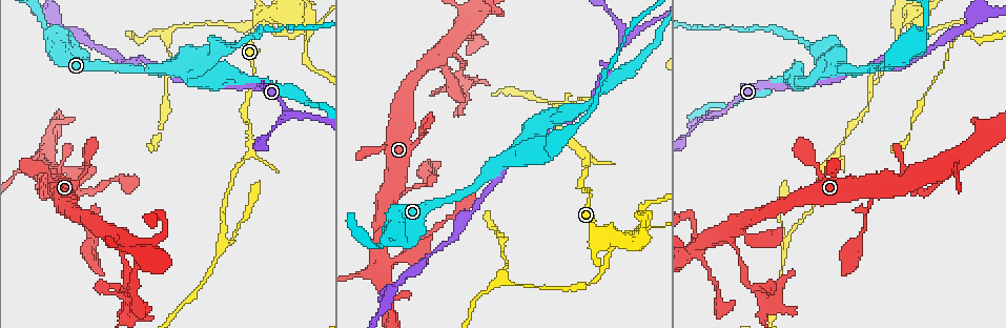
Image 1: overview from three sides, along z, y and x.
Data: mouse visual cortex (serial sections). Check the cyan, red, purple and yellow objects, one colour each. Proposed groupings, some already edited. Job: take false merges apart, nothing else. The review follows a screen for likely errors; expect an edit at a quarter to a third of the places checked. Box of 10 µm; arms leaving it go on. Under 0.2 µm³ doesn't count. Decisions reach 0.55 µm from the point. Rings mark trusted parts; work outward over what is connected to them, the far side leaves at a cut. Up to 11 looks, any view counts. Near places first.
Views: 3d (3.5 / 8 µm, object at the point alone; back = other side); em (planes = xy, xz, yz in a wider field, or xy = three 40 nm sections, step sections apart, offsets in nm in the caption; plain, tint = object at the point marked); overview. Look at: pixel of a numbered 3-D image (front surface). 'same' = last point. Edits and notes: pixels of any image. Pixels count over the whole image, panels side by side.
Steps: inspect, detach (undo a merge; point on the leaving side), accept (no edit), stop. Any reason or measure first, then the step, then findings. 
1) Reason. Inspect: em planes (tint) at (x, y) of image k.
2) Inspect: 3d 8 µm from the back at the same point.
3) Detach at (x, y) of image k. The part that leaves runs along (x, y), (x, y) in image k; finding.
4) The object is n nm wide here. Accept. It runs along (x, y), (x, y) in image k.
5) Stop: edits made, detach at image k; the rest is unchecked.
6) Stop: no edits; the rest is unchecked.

Abrupt turn. Inspect: 3d 3.5 µm at (921, 14) of image 1.

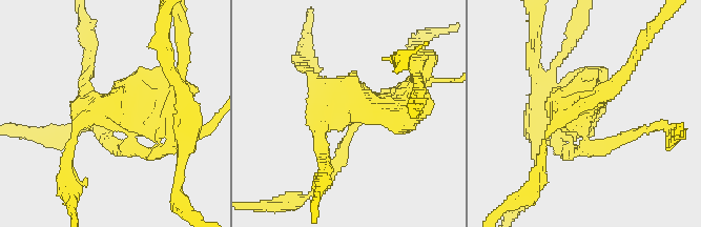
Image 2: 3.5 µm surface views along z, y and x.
Inspect: em planes (tint) at (117, 111) of image 2.

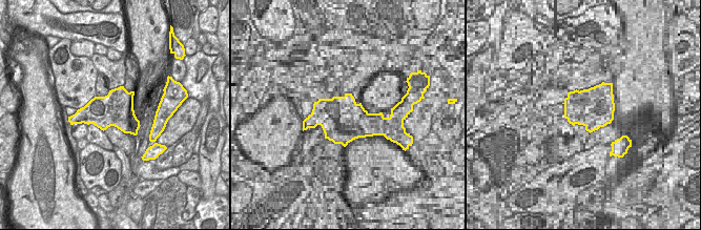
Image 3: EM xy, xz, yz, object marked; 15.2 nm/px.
Detach at (188, 109) of image 2. The part that leaves runs along (127, 140), (115, 146), (91, 126) in image 2; two cells meet here.

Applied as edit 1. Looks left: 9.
Three arms meet. Inspect: 3d 8 µm at (529, 149) of image 1.

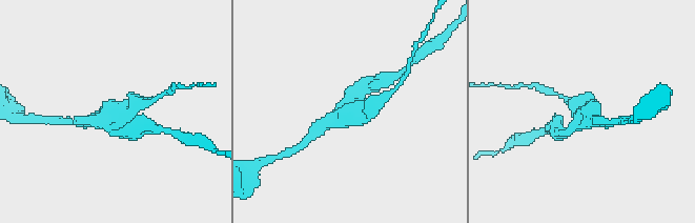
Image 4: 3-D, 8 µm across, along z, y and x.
Shape alone is not enough. Inspect: em xy step 5 (tint) at the same point.

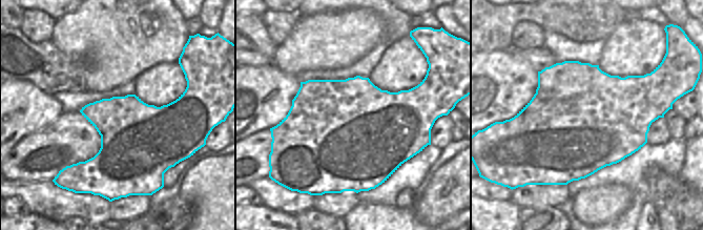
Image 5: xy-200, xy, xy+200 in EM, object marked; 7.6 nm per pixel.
Accept. It runs along (323, 126), (350, 113), (361, 89) in image 4; one cell here.

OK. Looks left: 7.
Branch point. Inspect: 3d 8 µm at (287, 111) of image 1.

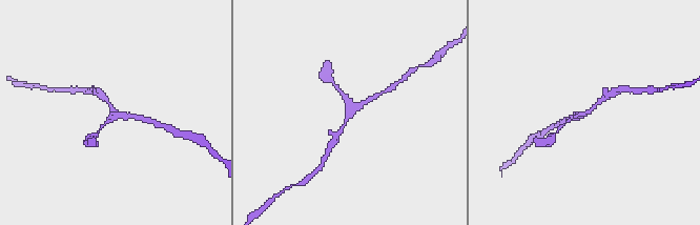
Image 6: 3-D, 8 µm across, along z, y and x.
Shape alone is not enough. Inspect: em xy step 5 (tint) at the same point.

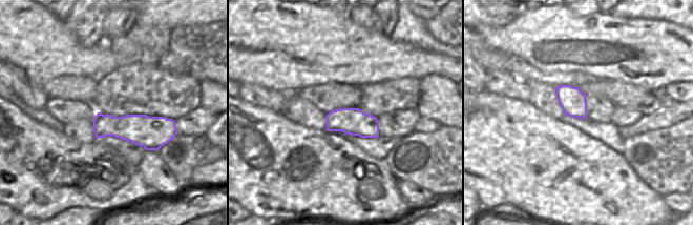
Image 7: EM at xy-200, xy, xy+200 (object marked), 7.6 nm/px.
The arms are 150, 200, 250 nm wide. Accept. It runs along (609, 95), (564, 124) in image 6; continuous, no second cell.

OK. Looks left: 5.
Small branch off a trunk. Inspect: 3d 3.5 µm at (727, 235) of image 1.

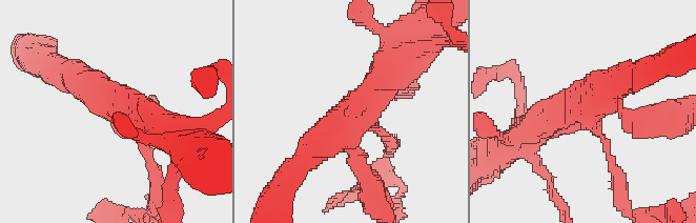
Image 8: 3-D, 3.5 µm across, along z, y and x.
Now the EM. Inspect: em xy step 2 (tint) at (118, 107) of image 8.

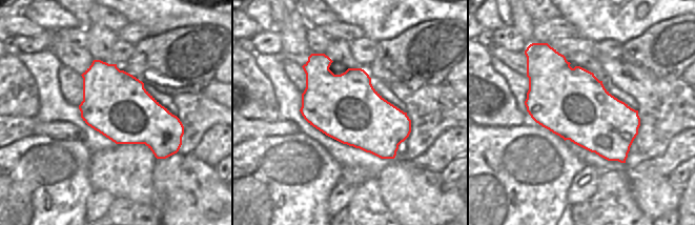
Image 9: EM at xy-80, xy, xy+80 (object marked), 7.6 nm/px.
Accept. Continuous, no second cell.

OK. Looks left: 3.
Narrows sharply. Inspect: 3d 8 µm at (463, 73) of image 1.

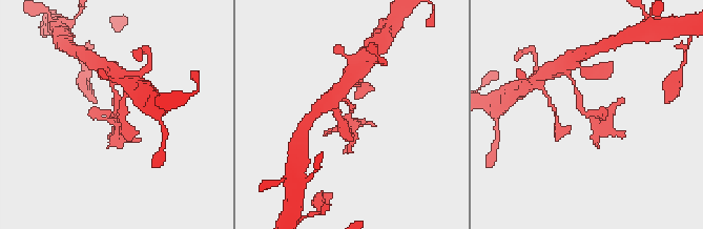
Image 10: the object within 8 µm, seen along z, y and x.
Zoom in. Inspect: 3d 3.5 µm at the same point.

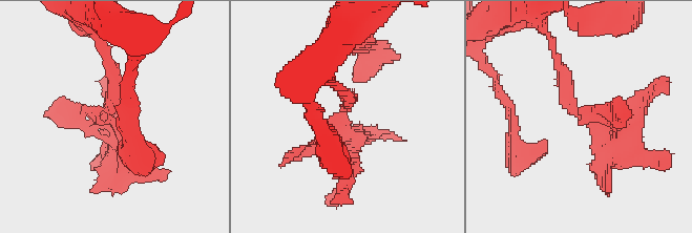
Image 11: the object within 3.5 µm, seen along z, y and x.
Shape alone is not enough. Inspect: em xy step 1 (tint) at (587, 115) of image 11.

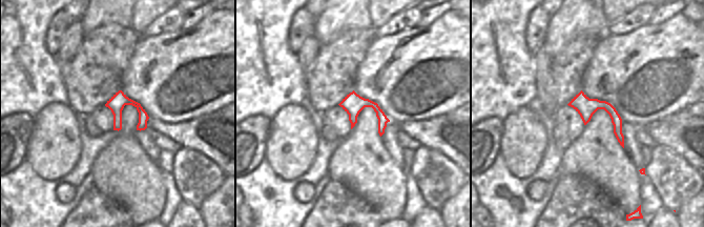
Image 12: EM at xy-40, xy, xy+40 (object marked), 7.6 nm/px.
The object is 160 nm wide here. Detach at (356, 145) of image 11. The part that leaves runs along (579, 115), (616, 142), (646, 97) in image 11; a second cell is stuck on.

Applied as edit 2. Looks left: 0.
Stop: edits made, detach at image 2, detach at image 11; the rest is unchecked.

